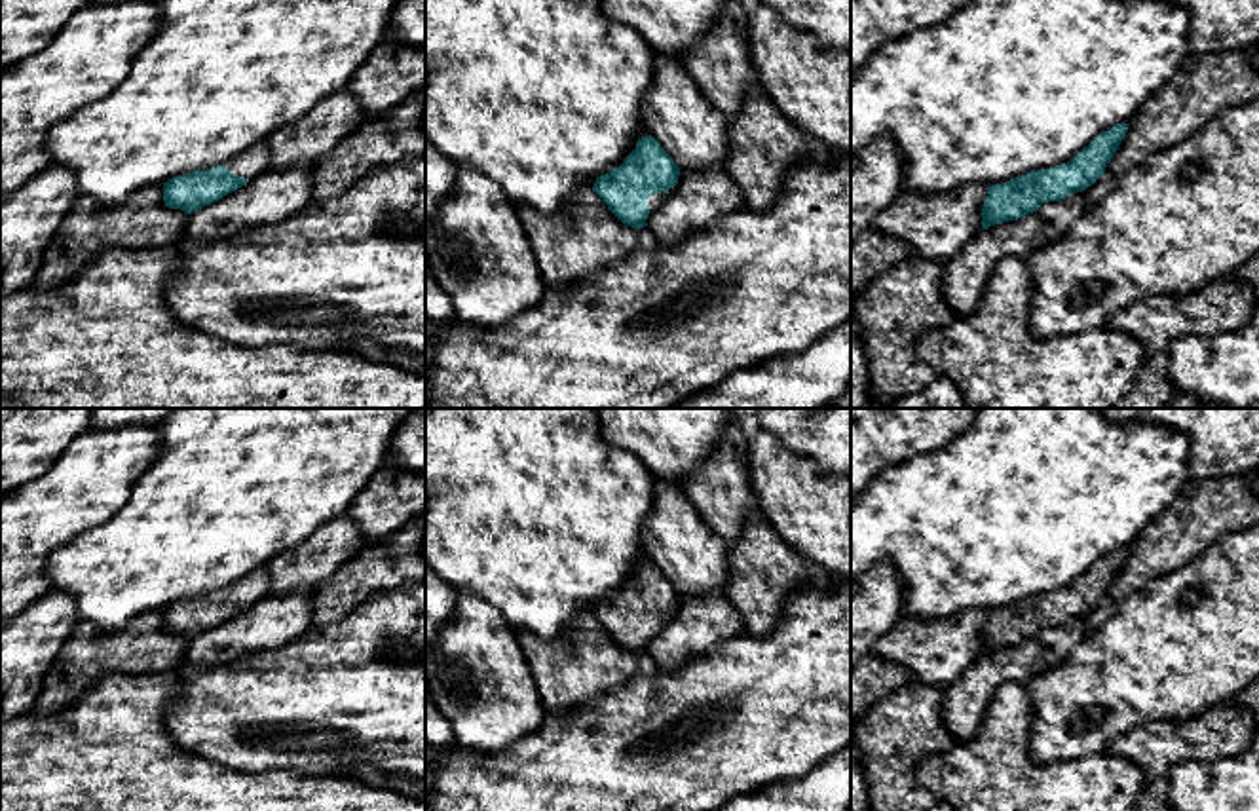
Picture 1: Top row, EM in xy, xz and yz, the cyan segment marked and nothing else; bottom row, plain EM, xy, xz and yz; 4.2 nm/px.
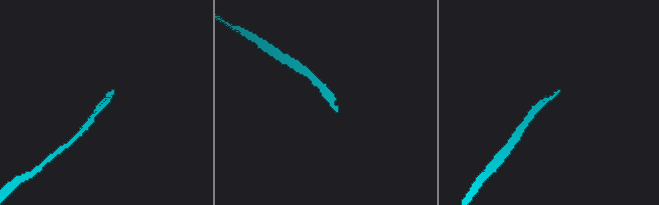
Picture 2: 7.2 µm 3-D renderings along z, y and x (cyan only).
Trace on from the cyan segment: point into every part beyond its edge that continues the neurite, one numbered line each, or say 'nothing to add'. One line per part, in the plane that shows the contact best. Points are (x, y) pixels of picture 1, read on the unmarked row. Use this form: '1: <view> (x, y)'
1: xz (656, 625)

